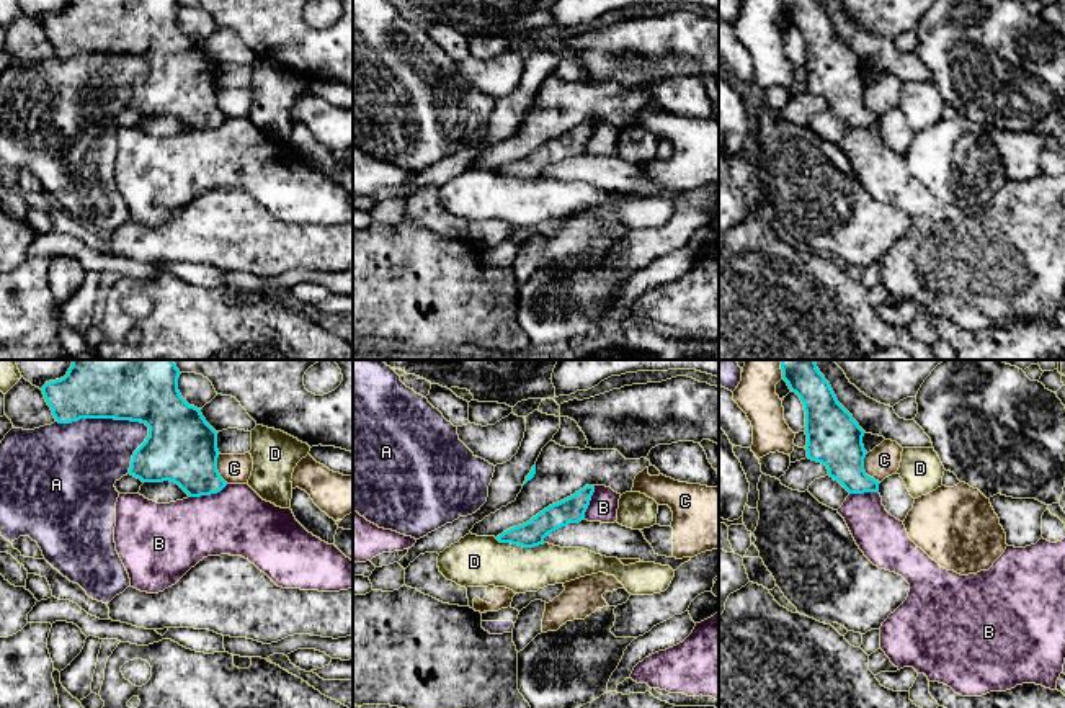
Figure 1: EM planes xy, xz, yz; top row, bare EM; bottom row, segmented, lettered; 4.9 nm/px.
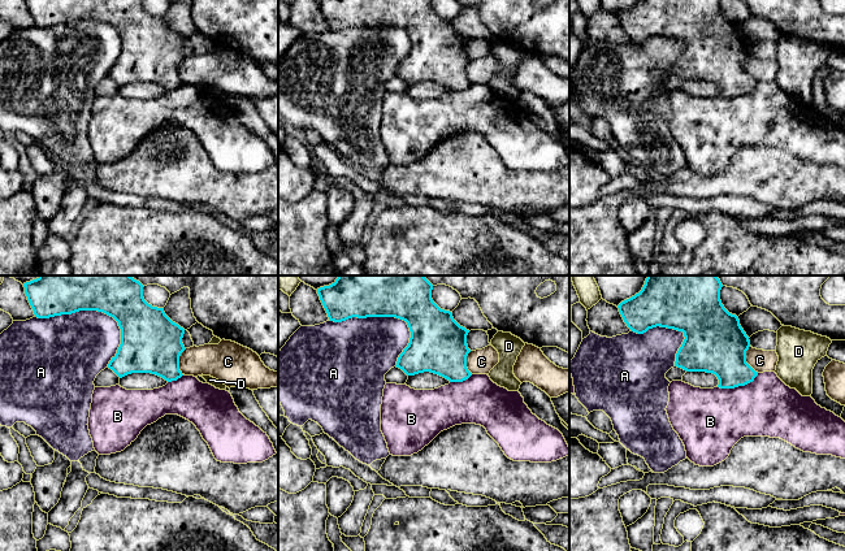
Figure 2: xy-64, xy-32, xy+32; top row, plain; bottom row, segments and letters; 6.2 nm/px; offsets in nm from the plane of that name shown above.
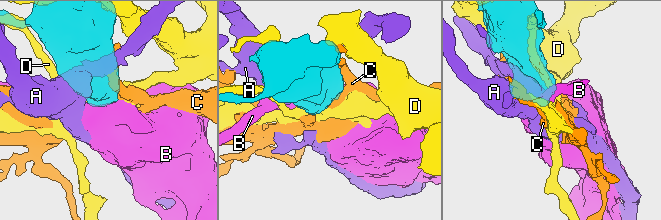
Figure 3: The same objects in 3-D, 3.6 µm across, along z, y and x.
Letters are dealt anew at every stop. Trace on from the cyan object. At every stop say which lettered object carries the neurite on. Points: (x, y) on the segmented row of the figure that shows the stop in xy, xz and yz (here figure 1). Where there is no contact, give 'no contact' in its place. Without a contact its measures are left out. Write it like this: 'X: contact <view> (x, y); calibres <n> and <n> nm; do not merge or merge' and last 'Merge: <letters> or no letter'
A: contact xy (106, 417); calibres 480 and 380 nm; do not merge
B: contact xy (208, 494); calibres 340 and 320 nm; do not merge
C: contact yz (863, 470); calibres 280 and 160 nm; do not merge
D: contact xz (520, 545); calibres 130 and 260 nm; do not merge
Merge: no letter

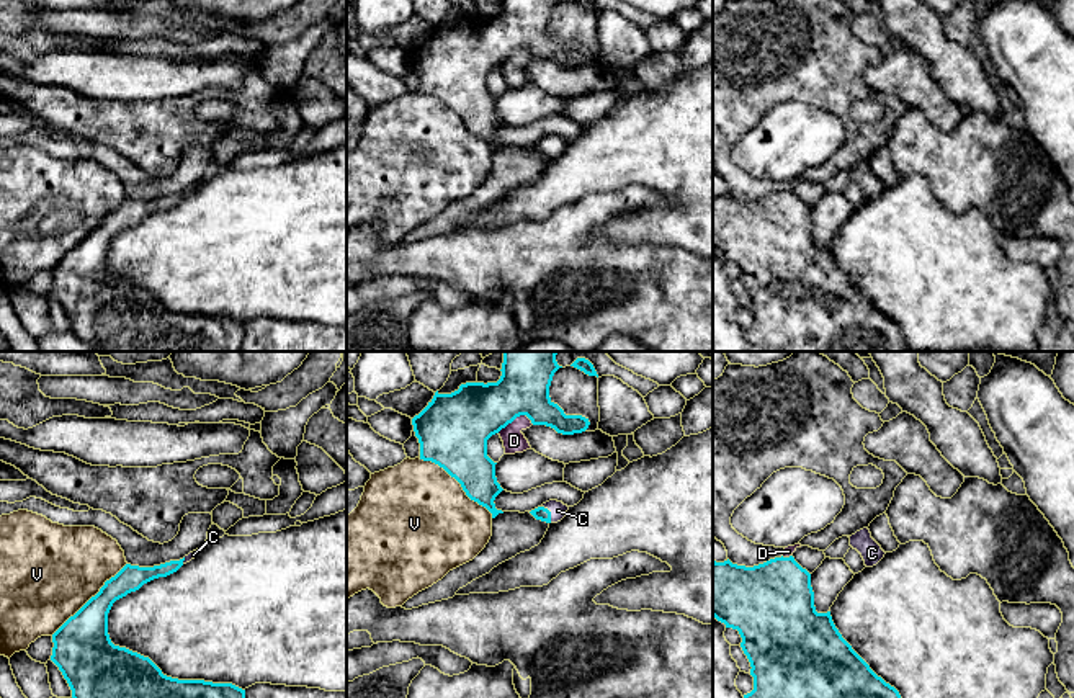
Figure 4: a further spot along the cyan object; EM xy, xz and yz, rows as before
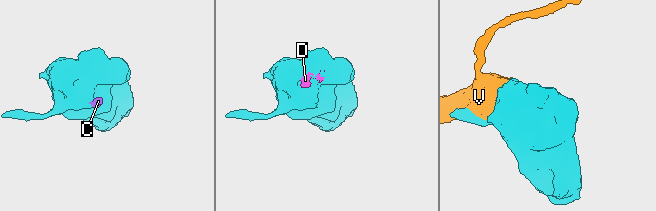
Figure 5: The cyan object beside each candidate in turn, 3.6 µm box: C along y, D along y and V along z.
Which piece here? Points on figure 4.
C: contact xz (550, 514); calibres 70 and 80 nm; merge
D: contact xz (515, 417); calibres 300 and 110 nm; do not merge
V: contact xz (458, 481); calibres 340 and 480 nm; do not merge
Merge: C

